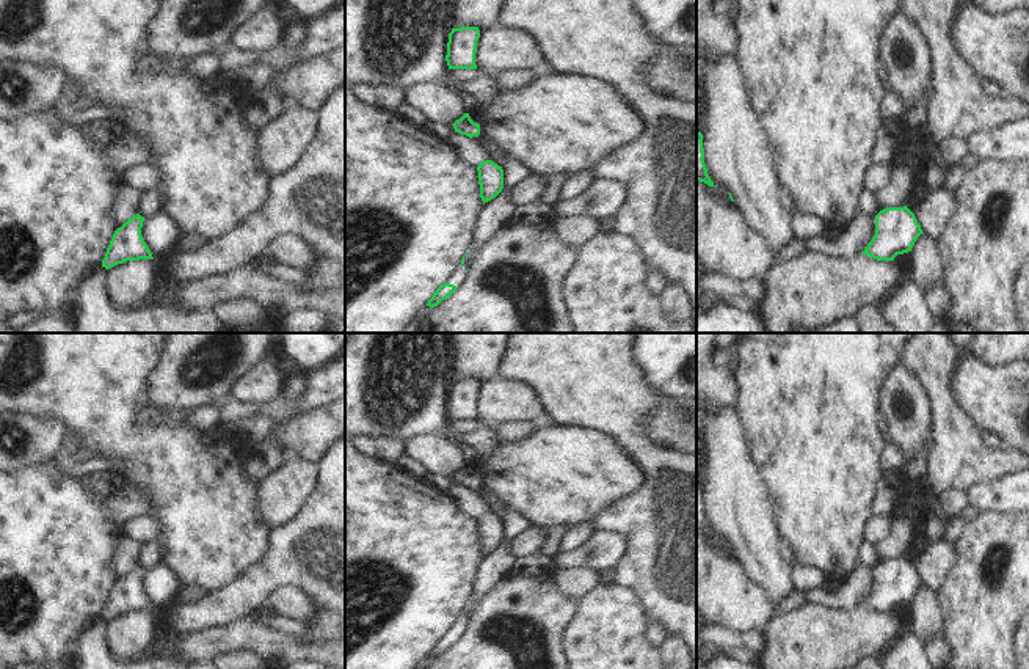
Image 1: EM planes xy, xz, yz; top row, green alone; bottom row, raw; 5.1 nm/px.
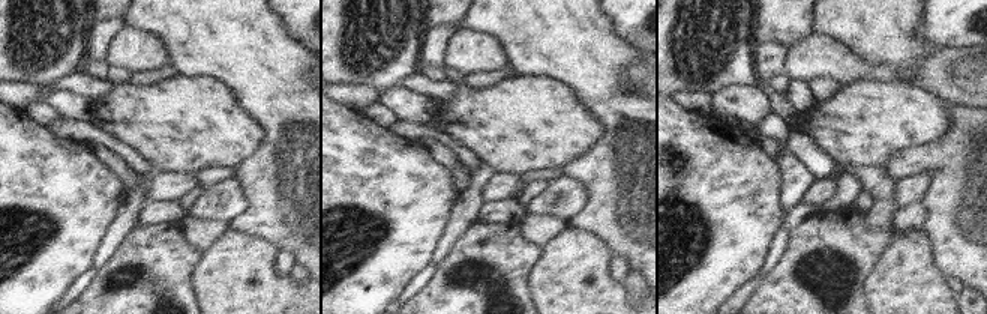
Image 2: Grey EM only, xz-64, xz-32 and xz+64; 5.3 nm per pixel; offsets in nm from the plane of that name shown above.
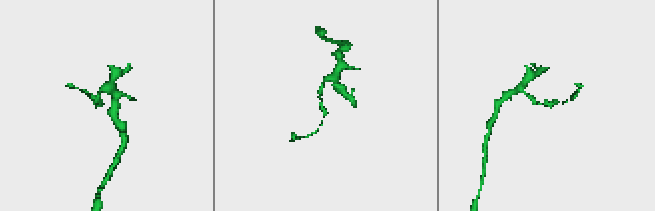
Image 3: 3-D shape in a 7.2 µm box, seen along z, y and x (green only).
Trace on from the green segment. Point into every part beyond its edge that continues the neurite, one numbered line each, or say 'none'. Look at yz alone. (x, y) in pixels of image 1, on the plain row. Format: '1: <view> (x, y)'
none.

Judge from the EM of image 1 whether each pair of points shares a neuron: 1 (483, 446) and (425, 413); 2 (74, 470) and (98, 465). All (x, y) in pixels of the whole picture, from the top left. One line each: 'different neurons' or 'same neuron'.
1: different neurons
2: same neuron

